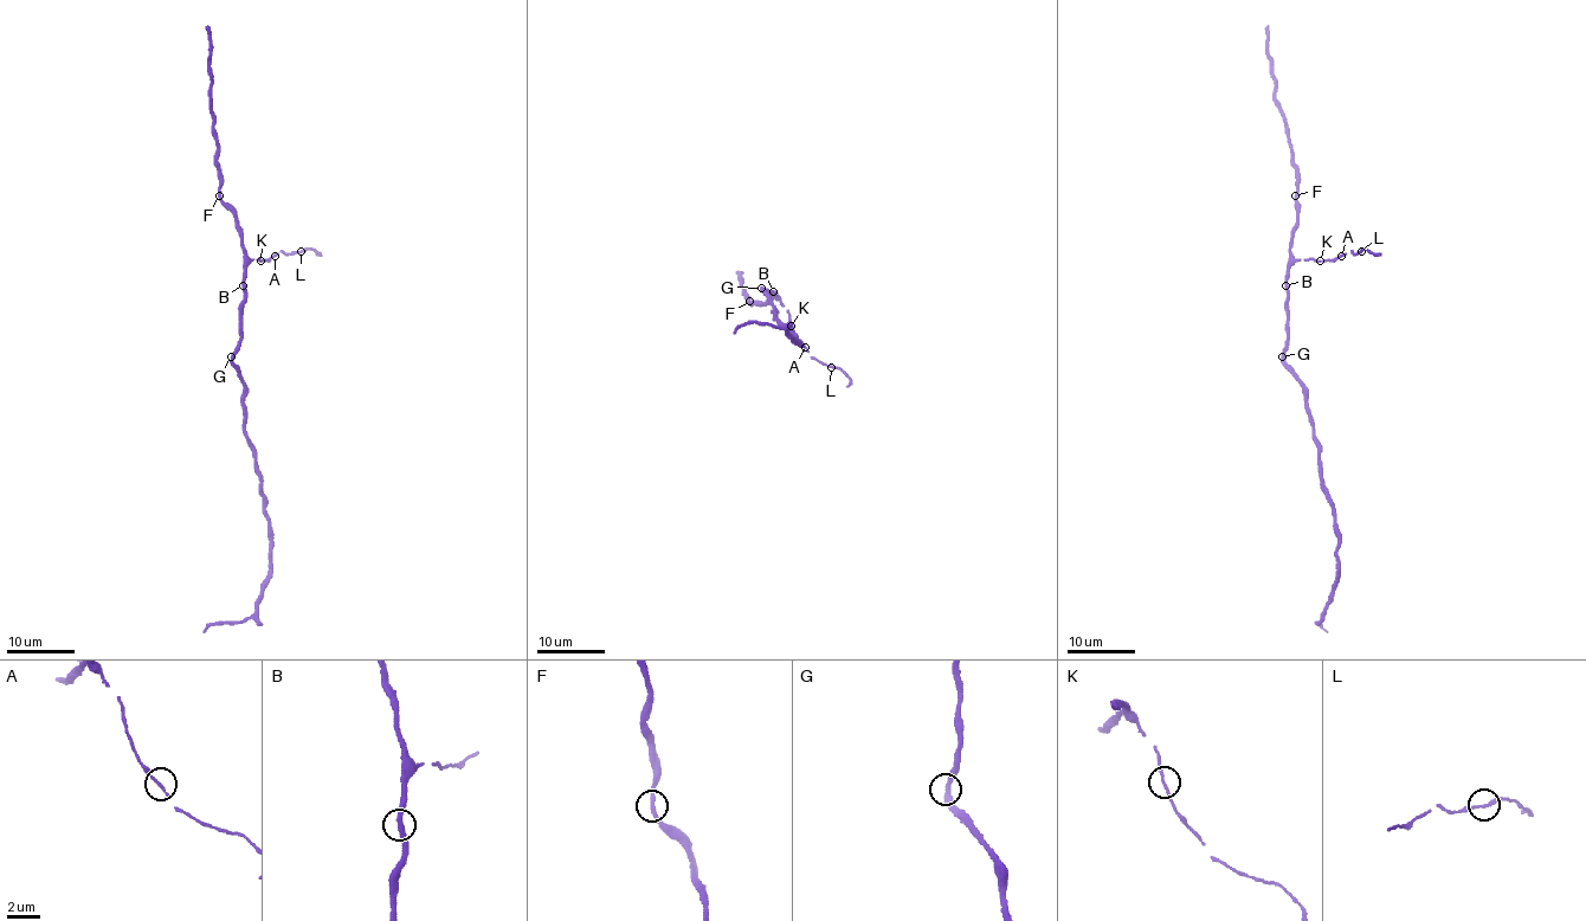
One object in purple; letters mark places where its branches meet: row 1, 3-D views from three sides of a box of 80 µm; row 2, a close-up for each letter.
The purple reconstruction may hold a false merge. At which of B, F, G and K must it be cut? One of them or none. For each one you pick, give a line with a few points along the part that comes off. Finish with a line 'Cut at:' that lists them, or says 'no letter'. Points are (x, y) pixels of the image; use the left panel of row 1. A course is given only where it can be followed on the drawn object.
Cut at: no letter

